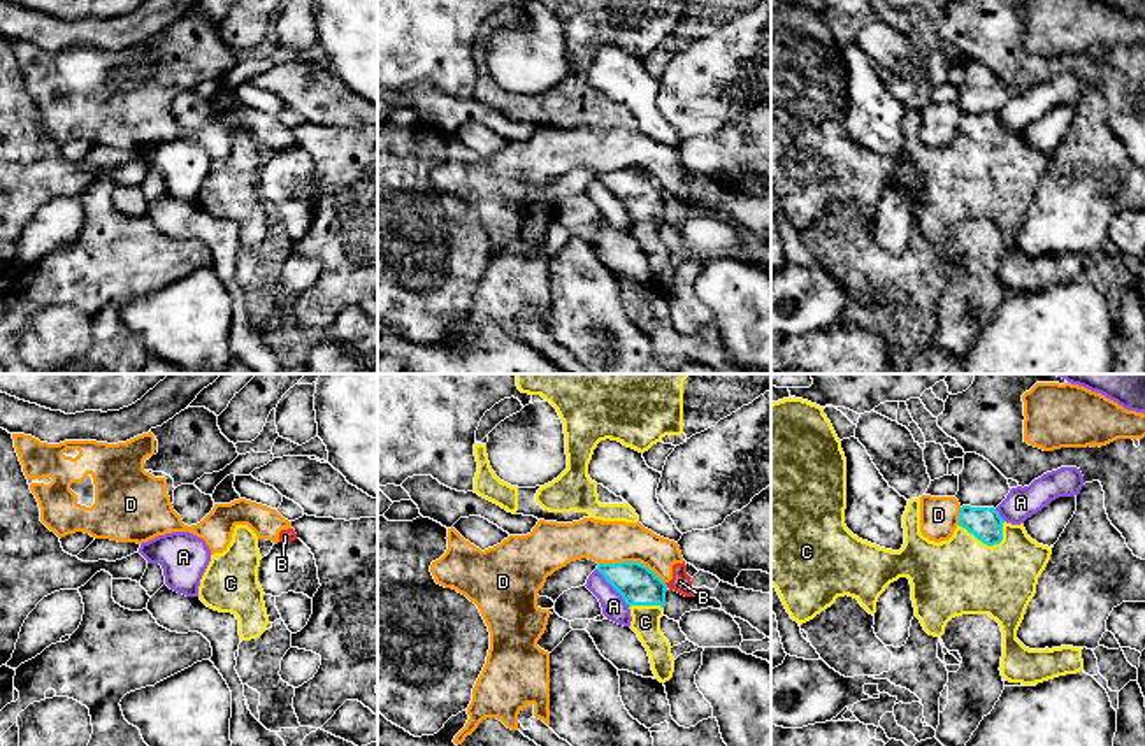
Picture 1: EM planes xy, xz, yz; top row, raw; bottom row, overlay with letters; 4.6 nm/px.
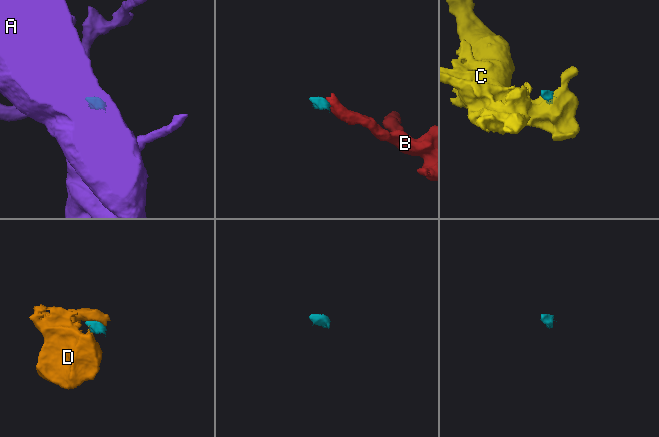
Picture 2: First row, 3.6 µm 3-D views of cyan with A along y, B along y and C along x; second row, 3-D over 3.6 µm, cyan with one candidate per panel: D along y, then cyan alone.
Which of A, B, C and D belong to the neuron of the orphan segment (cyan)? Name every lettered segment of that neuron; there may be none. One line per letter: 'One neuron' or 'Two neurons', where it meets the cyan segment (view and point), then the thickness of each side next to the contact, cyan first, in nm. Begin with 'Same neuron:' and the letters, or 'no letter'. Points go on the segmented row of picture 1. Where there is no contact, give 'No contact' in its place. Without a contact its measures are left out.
Same neuron: C
A: Two neurons. Touches cyan at xz (613, 587). Thickness 180 nm (cyan) against 110 nm
B: Two neurons. Touches cyan at xz (666, 585). Thickness 180 nm (cyan) against 90 nm
C: One neuron. Touches cyan at yz (980, 539). Thickness 150 nm (cyan) against 360 nm
D: Two neurons. Touches cyan at xz (633, 562). Thickness 180 nm (cyan) against 190 nm

